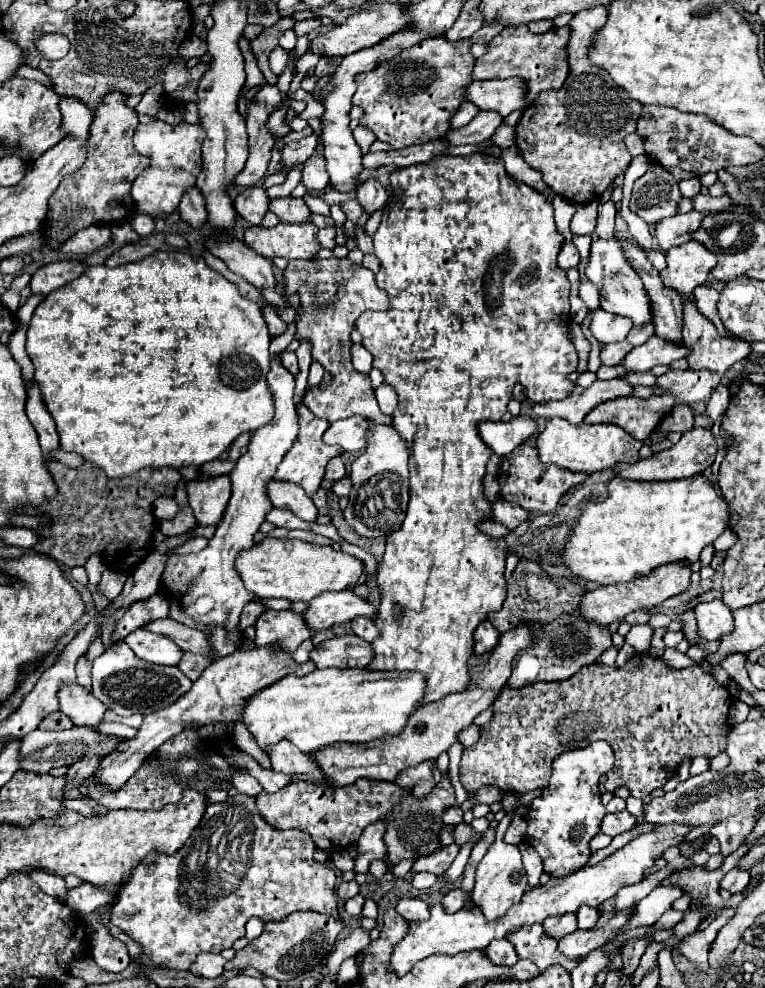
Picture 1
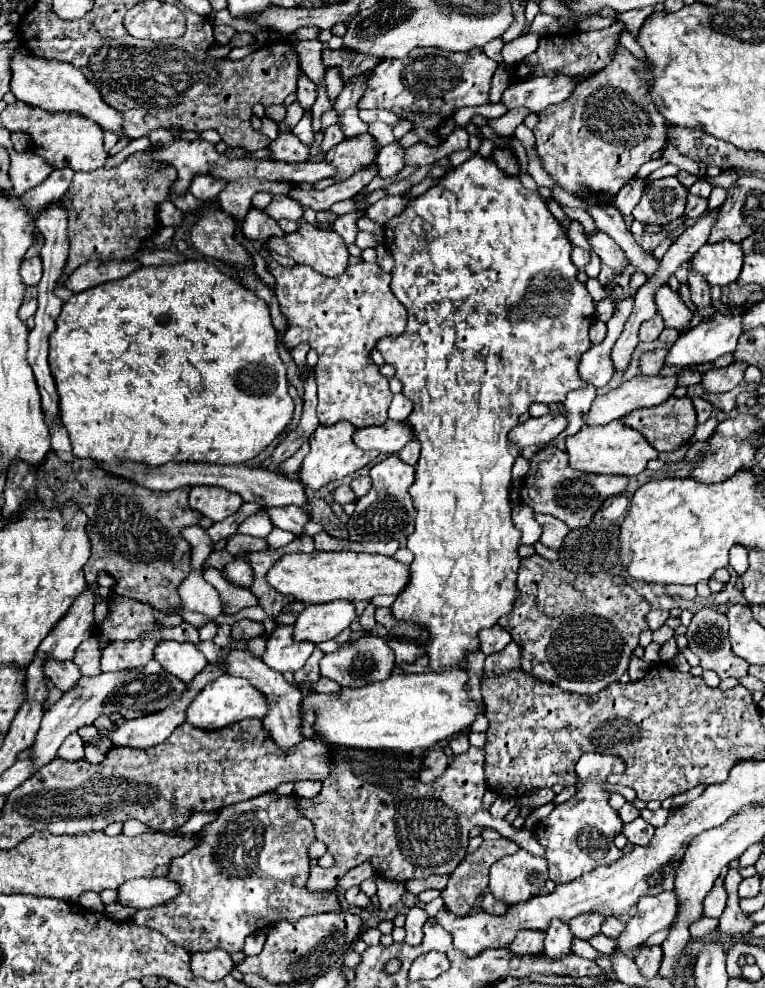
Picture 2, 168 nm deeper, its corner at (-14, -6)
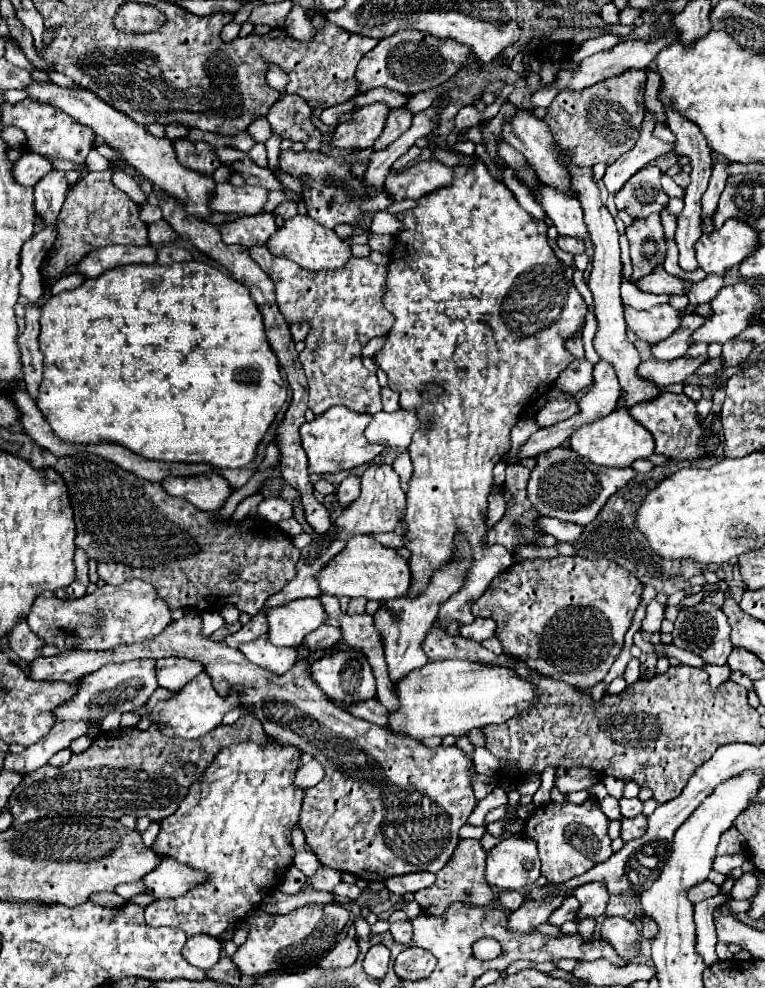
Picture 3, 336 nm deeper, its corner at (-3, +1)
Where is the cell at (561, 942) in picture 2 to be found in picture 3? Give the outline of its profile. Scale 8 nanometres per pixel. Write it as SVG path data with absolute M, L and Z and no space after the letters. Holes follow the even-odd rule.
M572 896L572 898L566 898L564 900L564 904L556 910L556 912L552 912L552 916L548 918L548 922L550 924L554 924L554 926L562 926L564 922L574 922L576 920L576 910L580 908L580 902L576 900L576 896Z

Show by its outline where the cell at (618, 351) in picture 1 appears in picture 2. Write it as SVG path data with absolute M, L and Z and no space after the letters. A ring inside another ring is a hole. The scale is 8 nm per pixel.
M655 349L651 353L643 353L639 359L641 375L659 375L659 369L663 367L667 349Z

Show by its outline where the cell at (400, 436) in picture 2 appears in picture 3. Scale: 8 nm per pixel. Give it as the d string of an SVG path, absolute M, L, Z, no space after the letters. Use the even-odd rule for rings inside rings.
M400 408L392 414L374 414L364 434L370 442L384 442L392 448L408 448L416 430L420 430L420 420L416 418L416 412Z

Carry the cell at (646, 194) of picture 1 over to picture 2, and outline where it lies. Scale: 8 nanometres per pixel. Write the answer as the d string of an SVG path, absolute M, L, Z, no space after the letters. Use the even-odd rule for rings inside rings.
M663 177L647 185L639 205L633 209L633 219L645 225L663 225L683 217L687 205L687 187L677 177Z

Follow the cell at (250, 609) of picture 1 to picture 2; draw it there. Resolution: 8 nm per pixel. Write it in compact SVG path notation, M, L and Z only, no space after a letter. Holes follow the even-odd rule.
M243 619L243 621L237 621L233 625L233 633L231 635L235 639L251 639L251 637L259 637L263 631L265 631L263 623L251 621L251 619Z

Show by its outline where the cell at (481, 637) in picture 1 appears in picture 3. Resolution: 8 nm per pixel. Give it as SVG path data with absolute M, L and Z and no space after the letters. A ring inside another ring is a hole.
M476 618L472 624L460 626L460 634L464 638L476 640L476 642L484 642L484 640L492 638L494 630L496 630L496 622L492 618Z

